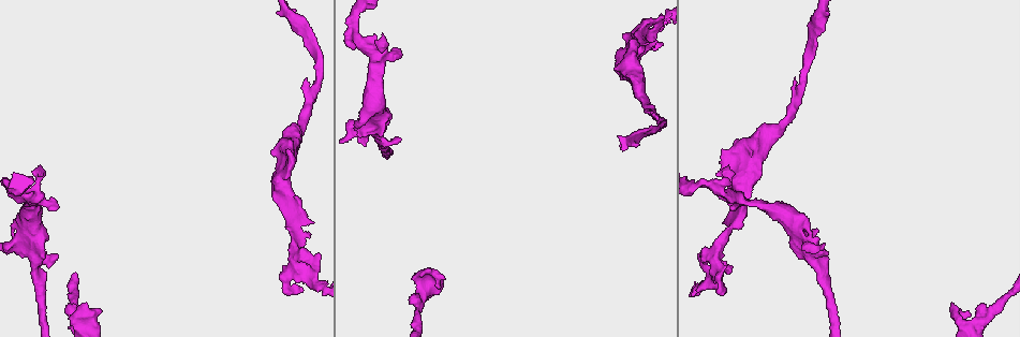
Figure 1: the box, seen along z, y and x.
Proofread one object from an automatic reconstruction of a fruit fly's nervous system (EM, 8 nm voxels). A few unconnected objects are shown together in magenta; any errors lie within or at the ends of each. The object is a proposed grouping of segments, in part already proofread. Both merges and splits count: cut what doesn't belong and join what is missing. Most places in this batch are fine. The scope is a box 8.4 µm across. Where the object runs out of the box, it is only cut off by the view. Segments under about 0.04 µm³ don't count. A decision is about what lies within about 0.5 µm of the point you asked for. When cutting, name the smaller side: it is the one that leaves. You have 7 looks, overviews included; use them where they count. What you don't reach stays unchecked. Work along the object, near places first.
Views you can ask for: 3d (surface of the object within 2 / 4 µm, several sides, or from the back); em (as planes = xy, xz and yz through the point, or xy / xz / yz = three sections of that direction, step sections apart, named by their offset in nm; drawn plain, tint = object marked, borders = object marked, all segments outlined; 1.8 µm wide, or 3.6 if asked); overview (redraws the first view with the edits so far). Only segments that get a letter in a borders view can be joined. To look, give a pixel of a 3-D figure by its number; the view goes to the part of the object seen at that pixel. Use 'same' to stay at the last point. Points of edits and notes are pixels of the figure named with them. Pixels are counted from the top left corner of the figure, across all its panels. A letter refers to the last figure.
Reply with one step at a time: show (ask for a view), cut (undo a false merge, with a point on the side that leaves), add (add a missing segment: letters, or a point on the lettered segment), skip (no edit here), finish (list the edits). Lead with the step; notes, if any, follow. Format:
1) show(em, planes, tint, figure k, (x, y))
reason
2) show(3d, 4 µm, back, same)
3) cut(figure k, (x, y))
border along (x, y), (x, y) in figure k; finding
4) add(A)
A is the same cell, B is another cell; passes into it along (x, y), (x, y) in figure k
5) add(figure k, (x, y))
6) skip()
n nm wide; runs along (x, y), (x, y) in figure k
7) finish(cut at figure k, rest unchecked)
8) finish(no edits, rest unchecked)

show(em, planes, borders, figure 1, (40, 171))
an open end

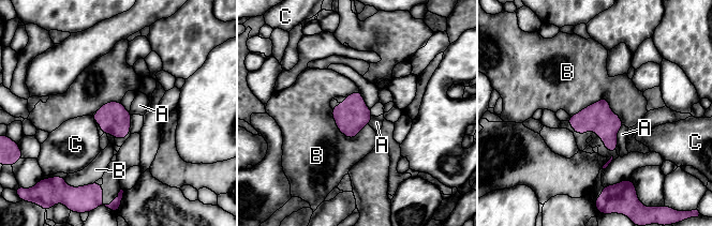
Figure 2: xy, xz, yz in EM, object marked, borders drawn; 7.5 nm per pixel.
skip()
A, B and C are other cells; border along (570, 117), (605, 96), (624, 124) in figure 2; none of them fits

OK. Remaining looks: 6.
show(3d, 4 µm, figure 1, (36, 247))

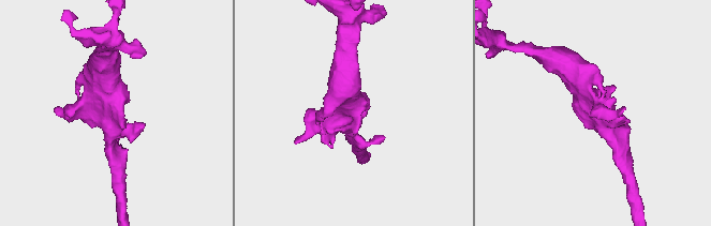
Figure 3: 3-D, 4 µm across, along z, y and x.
show(em, xz, step 4, tint, figure 3, (351, 117))
shape alone is not enough

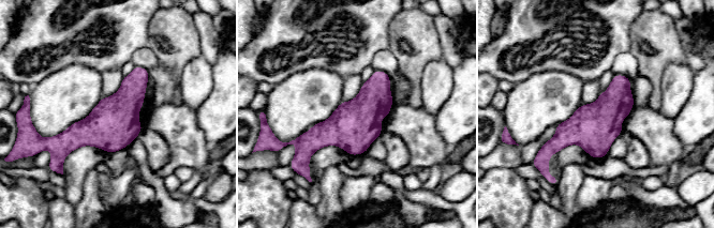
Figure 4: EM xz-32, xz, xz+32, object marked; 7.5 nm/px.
show(em, xz, step 4, borders, same)

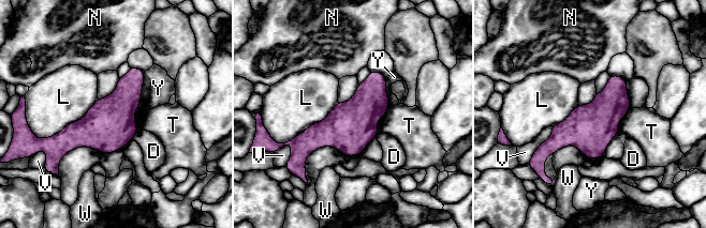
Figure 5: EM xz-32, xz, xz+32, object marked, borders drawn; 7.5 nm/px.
skip()
D, L, N, T, V, W and Y are other cells; border along (98, 99), (82, 118), (42, 139) in figure 5; one neuron here

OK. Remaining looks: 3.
show(em, yz, step 16, tint, figure 1, (437, 288))
tapers out

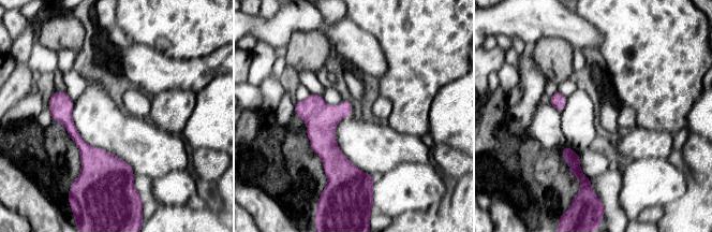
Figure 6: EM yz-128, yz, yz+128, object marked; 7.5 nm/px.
show(em, planes, borders, same)

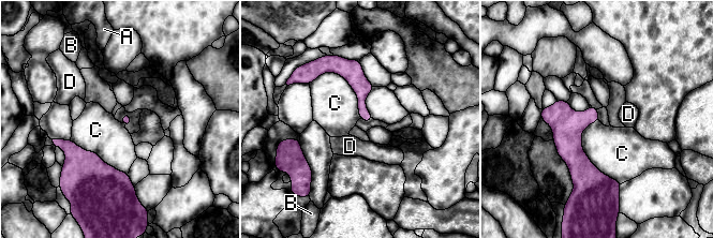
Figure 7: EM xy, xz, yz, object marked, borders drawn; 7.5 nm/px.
skip()
A, B, C and D are other cells; runs along (545, 110), (572, 153), (612, 183) in figure 7; none of them fits

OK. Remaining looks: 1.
finish(no edits, rest unchecked)

